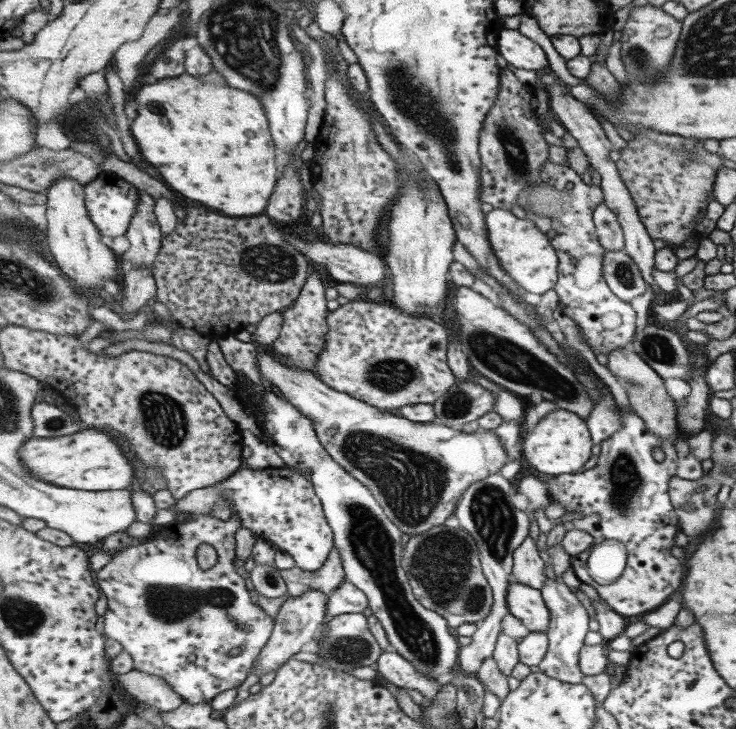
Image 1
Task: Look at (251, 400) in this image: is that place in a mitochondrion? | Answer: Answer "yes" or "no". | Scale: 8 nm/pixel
no

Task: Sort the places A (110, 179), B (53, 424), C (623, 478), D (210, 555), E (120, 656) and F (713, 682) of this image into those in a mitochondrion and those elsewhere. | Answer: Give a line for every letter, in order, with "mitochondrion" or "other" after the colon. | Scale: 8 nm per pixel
A: other
B: mitochondrion
C: mitochondrion
D: other
E: other
F: other

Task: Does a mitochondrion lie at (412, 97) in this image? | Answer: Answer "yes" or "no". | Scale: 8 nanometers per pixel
yes

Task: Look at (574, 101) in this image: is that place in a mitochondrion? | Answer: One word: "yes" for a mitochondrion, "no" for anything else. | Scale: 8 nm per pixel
no

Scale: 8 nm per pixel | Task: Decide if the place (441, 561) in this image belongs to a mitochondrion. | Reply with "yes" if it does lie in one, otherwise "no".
yes

